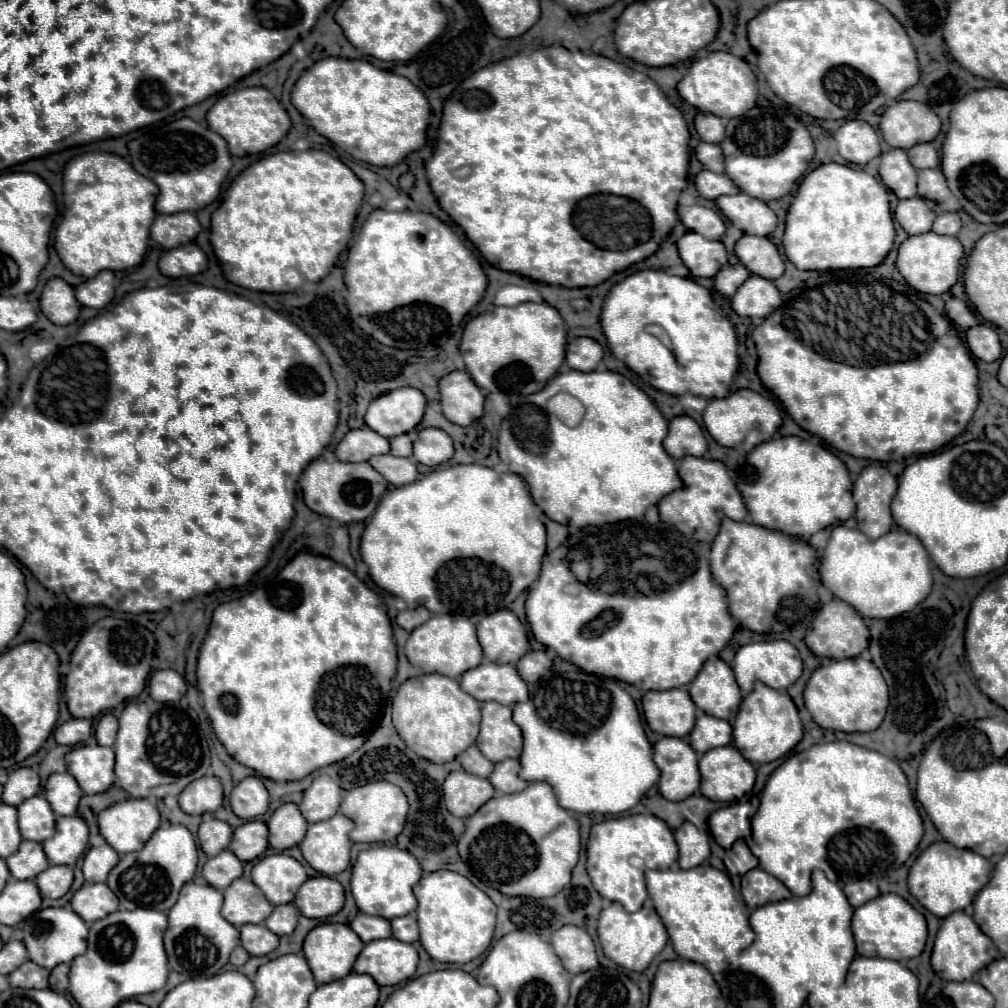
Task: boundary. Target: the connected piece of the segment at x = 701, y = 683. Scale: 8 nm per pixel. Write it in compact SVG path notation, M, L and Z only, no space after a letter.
M718 656L706 660L700 674L690 684L690 696L700 710L722 720L732 718L742 702L732 668Z

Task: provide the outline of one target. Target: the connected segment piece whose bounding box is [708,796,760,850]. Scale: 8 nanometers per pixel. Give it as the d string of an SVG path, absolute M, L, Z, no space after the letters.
M752 796L743 802L733 802L724 805L720 810L712 812L708 826L714 840L722 848L730 848L738 839L744 839L751 834L751 820L758 810L760 800Z

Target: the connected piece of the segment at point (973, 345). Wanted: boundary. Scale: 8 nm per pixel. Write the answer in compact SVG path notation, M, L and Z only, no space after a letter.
M978 324L970 330L966 330L966 342L970 352L984 362L994 362L1002 356L1002 346L998 340L998 334L994 328L986 324Z

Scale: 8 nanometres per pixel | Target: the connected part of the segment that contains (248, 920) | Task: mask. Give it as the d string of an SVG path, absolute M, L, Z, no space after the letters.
M246 878L234 880L224 890L224 906L222 916L236 928L244 924L260 924L270 916L272 904L262 896L260 888Z

